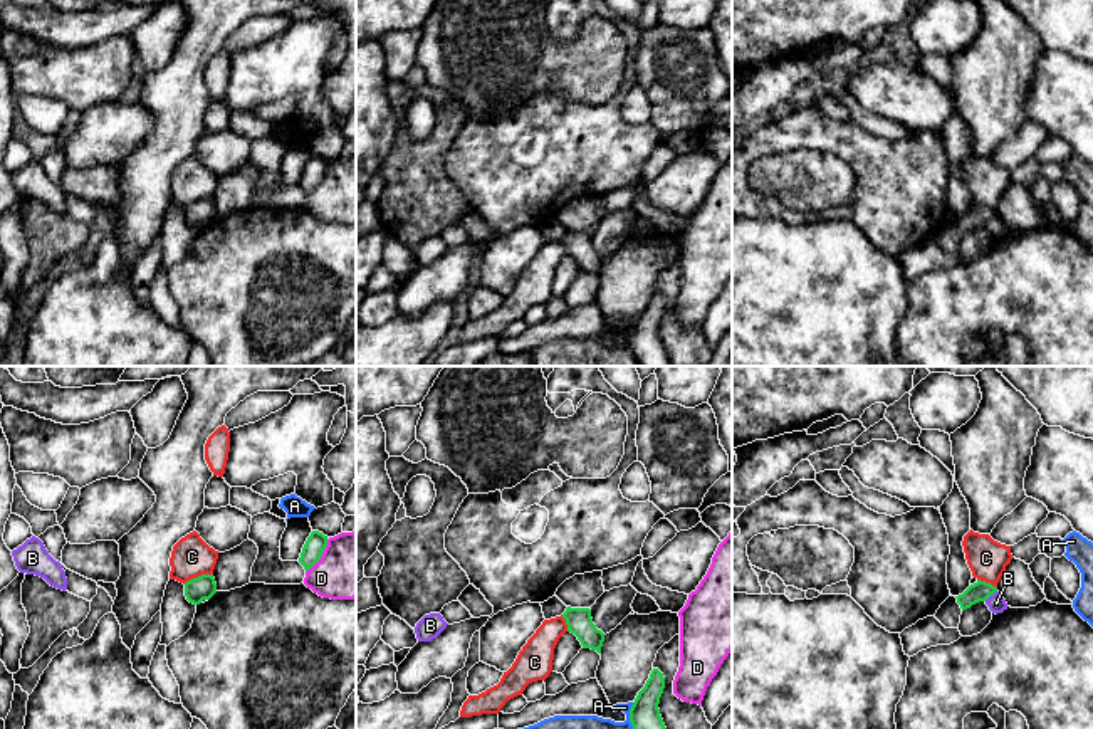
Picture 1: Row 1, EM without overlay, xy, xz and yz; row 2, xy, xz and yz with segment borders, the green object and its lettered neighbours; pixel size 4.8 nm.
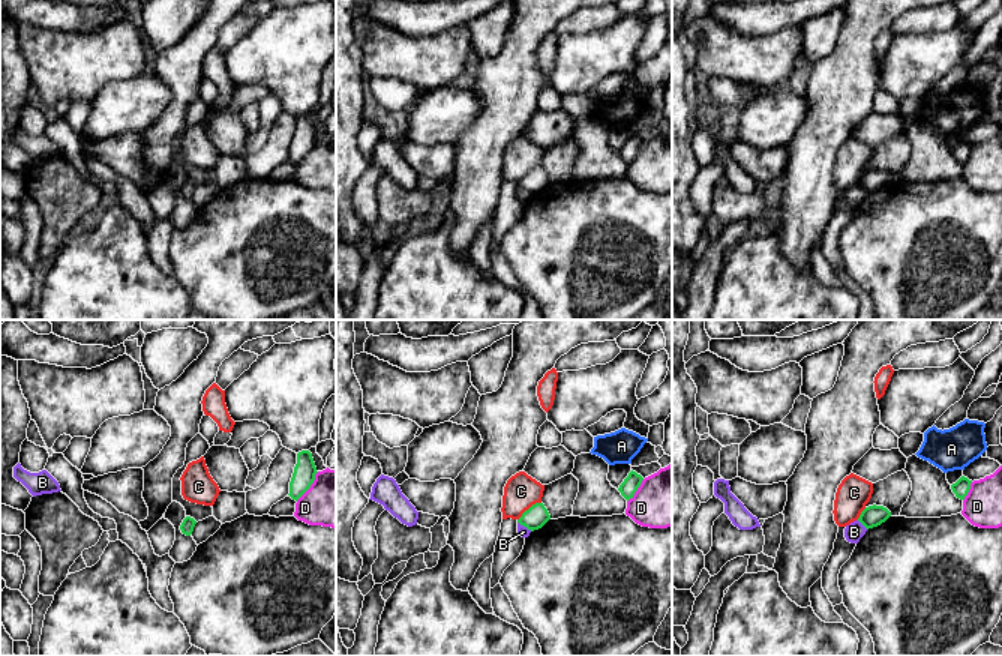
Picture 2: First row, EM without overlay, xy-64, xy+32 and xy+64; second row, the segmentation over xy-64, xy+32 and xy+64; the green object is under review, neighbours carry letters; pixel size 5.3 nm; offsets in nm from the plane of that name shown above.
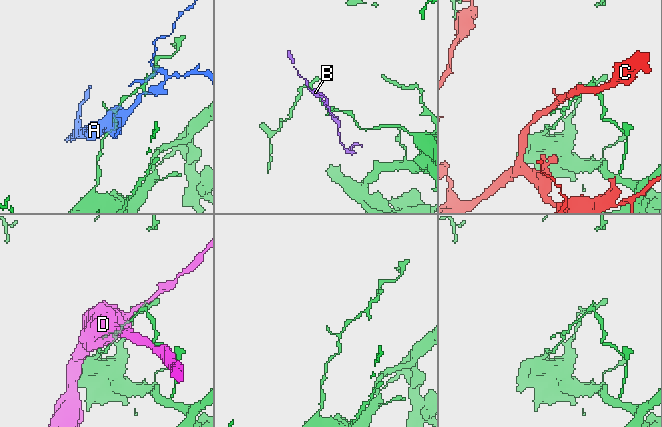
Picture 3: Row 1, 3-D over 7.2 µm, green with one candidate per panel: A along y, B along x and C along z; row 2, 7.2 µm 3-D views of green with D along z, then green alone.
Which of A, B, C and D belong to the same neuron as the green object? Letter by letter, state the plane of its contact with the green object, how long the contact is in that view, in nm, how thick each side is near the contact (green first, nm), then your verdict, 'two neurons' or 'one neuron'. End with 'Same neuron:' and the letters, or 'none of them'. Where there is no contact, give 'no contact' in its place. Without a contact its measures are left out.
A: xz | 200 nm | 150/260 nm | two neurons
B: yz | 80 nm | 100/90 nm | two neurons
C: xy | 150 nm | 120/190 nm | two neurons
D: xy | 190 nm | 100/320 nm | two neurons
Same neuron: none of them

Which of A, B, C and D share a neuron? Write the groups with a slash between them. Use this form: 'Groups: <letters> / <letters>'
Groups: A / B / C / D

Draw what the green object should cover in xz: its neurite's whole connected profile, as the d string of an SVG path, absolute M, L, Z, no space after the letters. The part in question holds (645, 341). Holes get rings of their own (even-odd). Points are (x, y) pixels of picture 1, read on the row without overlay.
M653 292L630 333L630 346L640 366L670 366L658 333L663 312L665 301L658 292Z

